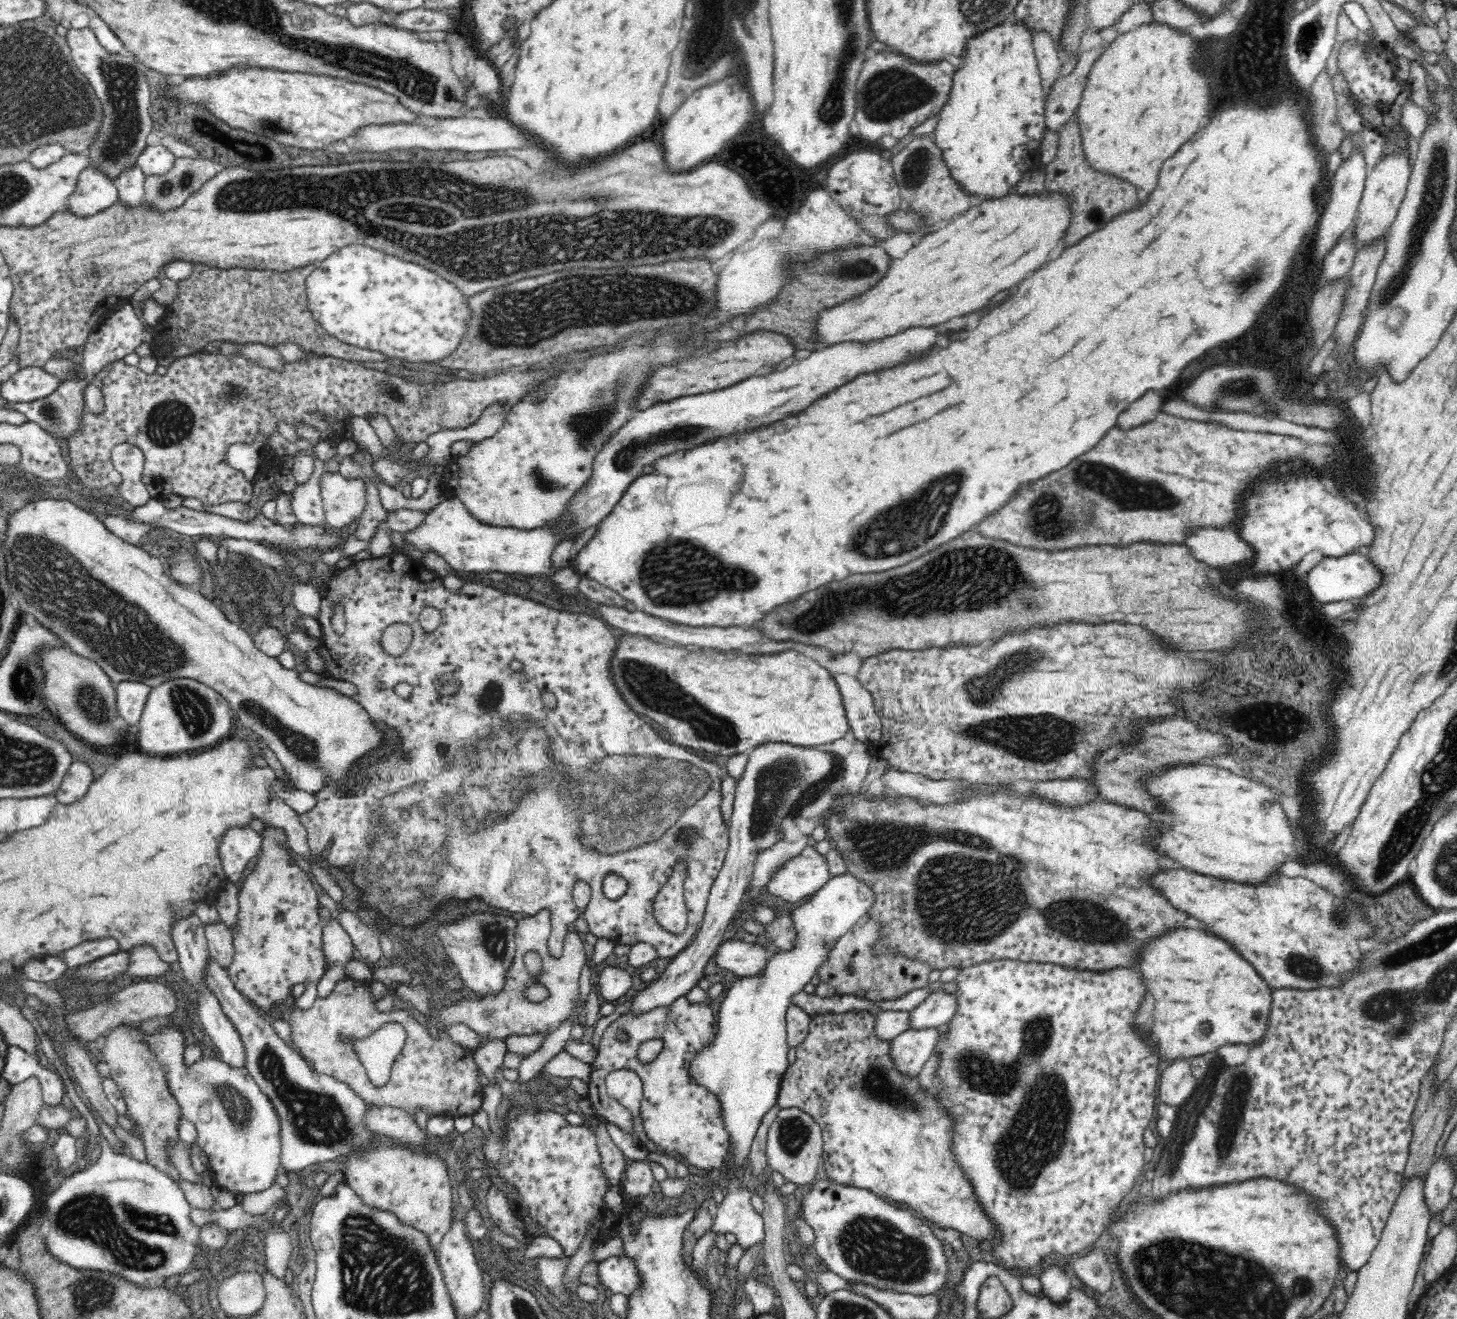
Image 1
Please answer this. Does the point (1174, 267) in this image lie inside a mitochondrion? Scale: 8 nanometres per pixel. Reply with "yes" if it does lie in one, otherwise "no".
no

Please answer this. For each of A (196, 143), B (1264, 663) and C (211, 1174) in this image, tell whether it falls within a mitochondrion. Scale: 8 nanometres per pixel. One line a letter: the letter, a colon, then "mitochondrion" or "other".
A: other
B: other
C: other

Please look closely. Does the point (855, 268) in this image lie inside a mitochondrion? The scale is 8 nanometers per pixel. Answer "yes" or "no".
yes

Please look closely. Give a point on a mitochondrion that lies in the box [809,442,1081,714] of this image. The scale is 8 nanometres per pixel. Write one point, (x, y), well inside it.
(901, 528)

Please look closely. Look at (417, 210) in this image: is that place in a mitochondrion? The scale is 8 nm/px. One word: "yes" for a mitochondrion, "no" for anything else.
yes

